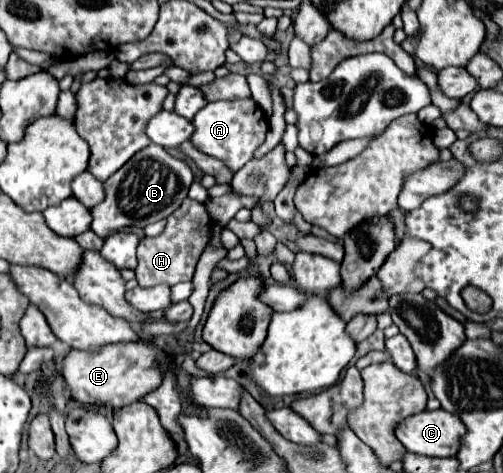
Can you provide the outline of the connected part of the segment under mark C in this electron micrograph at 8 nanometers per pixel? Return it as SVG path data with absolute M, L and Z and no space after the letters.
M443 409L421 411L397 427L397 437L405 449L427 457L455 457L463 435L461 417Z

